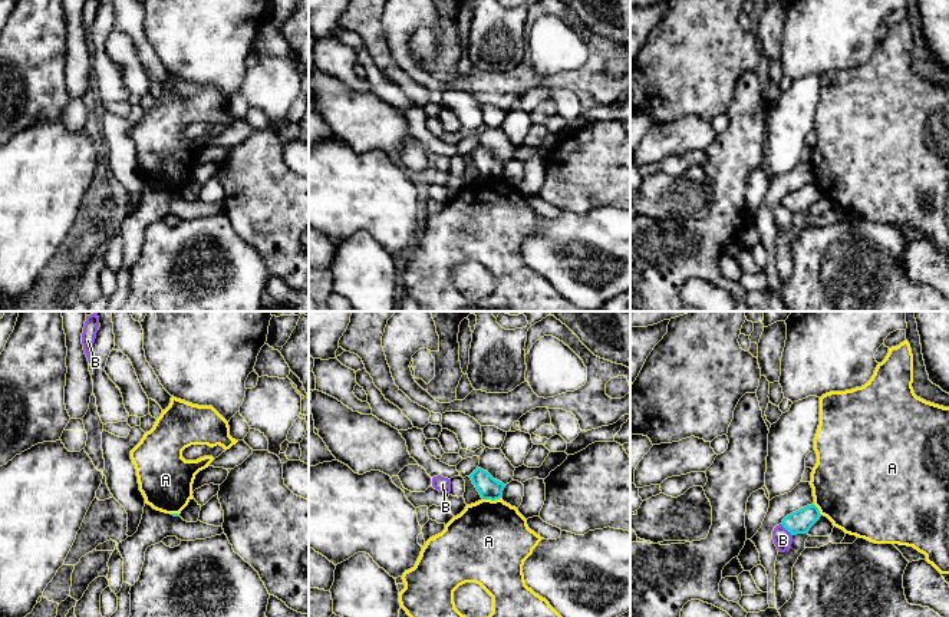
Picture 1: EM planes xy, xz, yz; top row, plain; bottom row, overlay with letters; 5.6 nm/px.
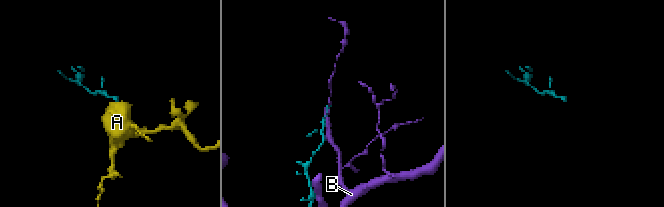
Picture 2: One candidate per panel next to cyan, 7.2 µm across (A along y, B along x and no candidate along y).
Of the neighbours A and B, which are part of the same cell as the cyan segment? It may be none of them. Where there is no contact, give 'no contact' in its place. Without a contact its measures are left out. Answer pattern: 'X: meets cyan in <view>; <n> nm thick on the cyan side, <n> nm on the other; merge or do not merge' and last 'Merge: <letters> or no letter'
A: meets cyan in xz; 120 nm thick on the cyan side, 460 nm on the other; do not merge
B: meets cyan in yz; 130 nm thick on the cyan side, 110 nm on the other; do not merge
Merge: no letter

